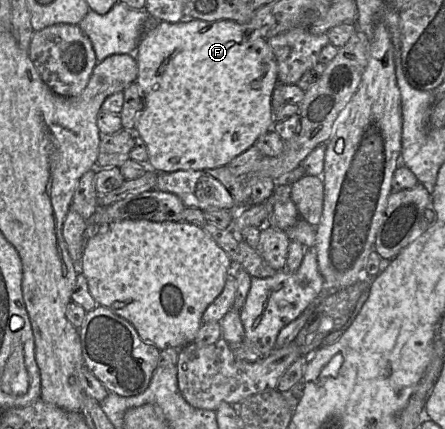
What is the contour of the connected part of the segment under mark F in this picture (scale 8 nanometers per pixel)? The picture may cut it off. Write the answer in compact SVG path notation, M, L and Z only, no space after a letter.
M186 16L178 23L156 22L145 32L134 55L138 68L136 83L143 91L144 101L144 109L138 117L135 134L140 136L147 146L147 167L157 173L179 170L205 170L227 166L235 157L254 145L262 134L272 129L274 121L271 98L278 83L277 63L267 40L260 37L248 39L243 24L232 20L204 21Z

